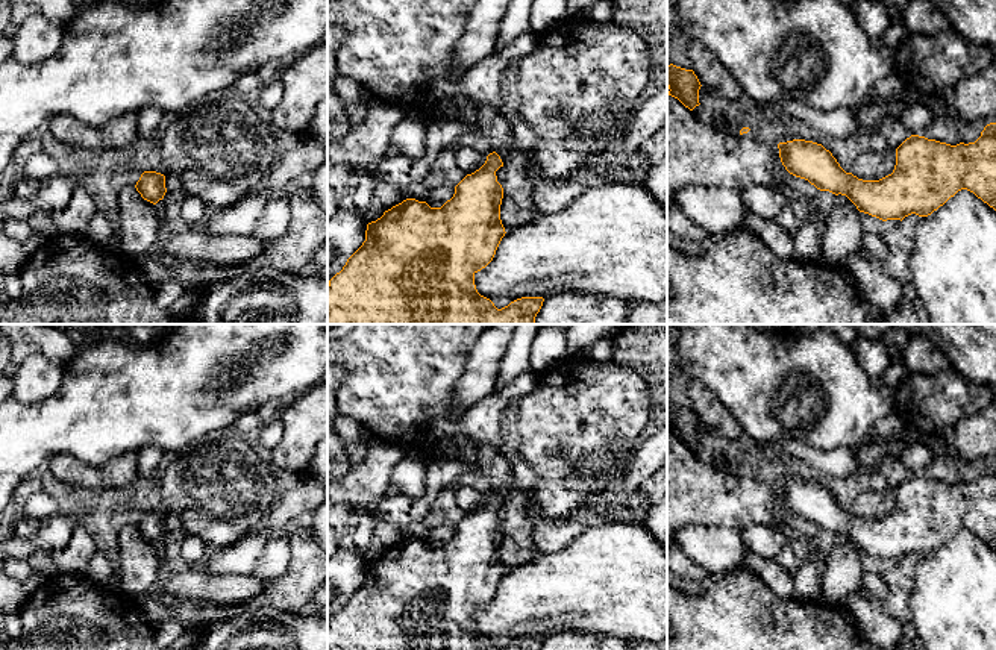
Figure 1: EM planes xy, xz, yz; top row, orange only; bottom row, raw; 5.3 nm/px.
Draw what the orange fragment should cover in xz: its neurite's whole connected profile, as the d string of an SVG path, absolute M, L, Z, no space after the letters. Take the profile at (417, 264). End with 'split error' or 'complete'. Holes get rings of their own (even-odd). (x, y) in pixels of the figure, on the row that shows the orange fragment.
M493 152L479 170L467 174L455 186L453 197L441 208L406 198L368 223L362 245L329 280L327 324L535 324L543 297L521 297L497 309L490 298L478 292L475 285L475 274L493 261L506 233L500 220L503 188L496 176L500 167L503 162Z; complete

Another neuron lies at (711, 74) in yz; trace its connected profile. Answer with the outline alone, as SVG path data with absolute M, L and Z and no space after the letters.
M691 41L688 56L702 86L728 100L746 102L744 91L737 80L703 44Z

